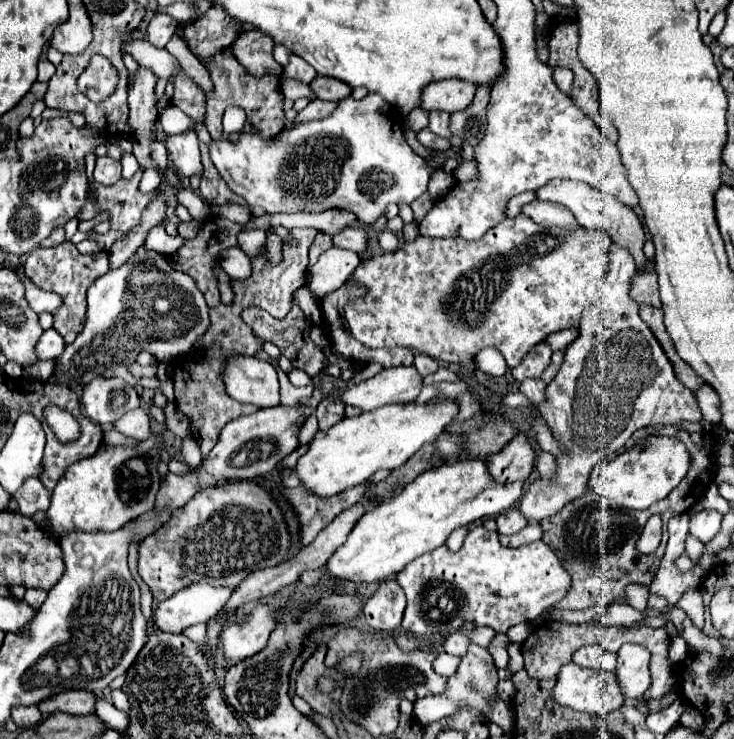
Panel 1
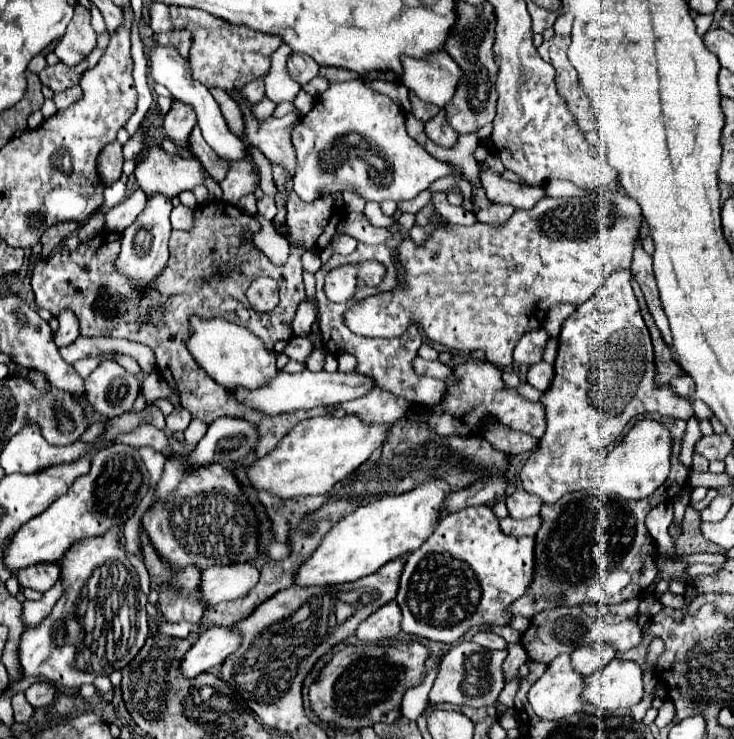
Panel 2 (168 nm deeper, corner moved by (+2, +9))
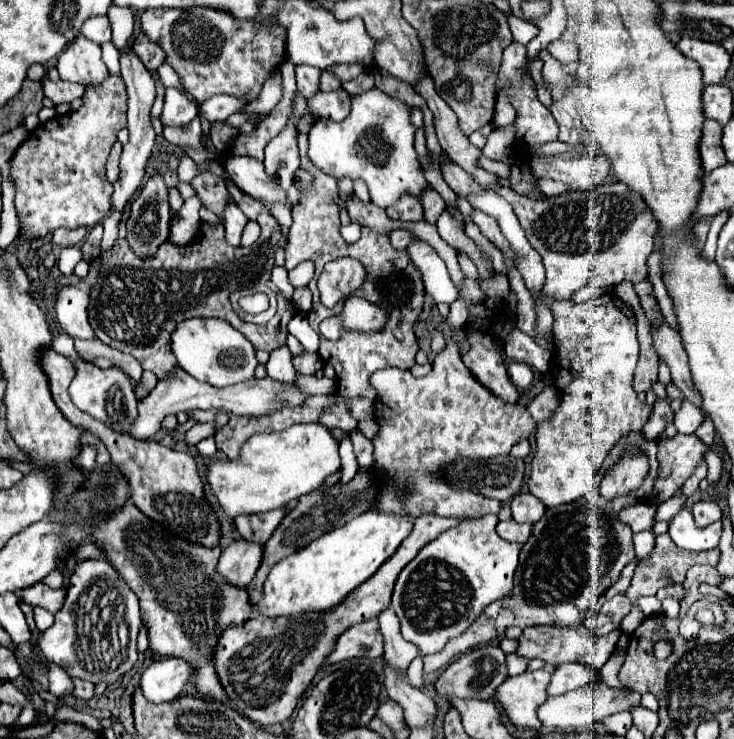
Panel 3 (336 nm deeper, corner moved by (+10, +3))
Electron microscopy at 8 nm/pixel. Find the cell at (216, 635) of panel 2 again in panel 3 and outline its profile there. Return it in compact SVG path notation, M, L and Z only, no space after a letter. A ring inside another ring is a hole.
M164 658L152 662L140 678L140 690L146 700L154 704L170 702L178 698L184 684L188 684L192 668L180 658Z

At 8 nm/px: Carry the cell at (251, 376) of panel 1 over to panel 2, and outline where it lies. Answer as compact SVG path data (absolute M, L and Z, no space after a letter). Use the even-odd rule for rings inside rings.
M196 318L192 322L192 328L194 334L188 340L190 354L226 390L236 390L236 388L256 390L268 384L278 374L276 354L266 350L262 340L258 340L258 336L254 336L250 330L222 318L214 318L214 320Z

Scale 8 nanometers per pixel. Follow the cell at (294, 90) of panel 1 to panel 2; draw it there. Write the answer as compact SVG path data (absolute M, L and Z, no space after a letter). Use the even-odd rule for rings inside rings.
M316 76L314 80L310 80L308 84L304 84L304 86L302 86L302 90L304 90L304 92L308 92L312 98L320 96L326 88L328 88L328 82L326 82L324 78L320 78L320 76Z

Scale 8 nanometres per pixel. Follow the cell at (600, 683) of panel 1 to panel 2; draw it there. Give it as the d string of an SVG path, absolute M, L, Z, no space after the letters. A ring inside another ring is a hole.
M560 654L532 684L528 702L540 718L560 720L584 710L586 700L582 700L582 684L584 676L578 676L578 672L574 672L570 656Z

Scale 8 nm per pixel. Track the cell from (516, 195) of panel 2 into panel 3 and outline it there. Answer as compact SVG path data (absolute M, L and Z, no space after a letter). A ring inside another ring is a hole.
M426 74L426 78L422 78L422 82L418 82L418 86L414 86L414 90L426 100L428 108L434 114L434 128L436 128L436 136L438 136L442 150L446 150L450 154L450 158L456 164L460 164L468 174L472 174L478 180L478 184L482 184L484 188L488 188L492 182L496 182L494 174L476 166L478 158L480 158L480 150L476 146L472 146L468 142L468 138L462 134L456 114L436 94L432 78Z

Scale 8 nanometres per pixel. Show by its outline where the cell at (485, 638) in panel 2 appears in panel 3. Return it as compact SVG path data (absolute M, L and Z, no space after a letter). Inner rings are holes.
M516 652L514 654L508 654L508 672L510 672L510 676L518 676L518 674L526 672L528 662L530 662L528 658L522 658Z

